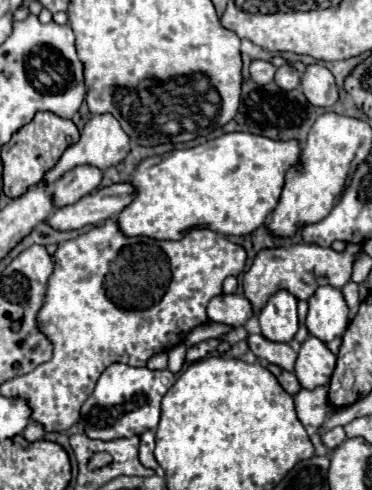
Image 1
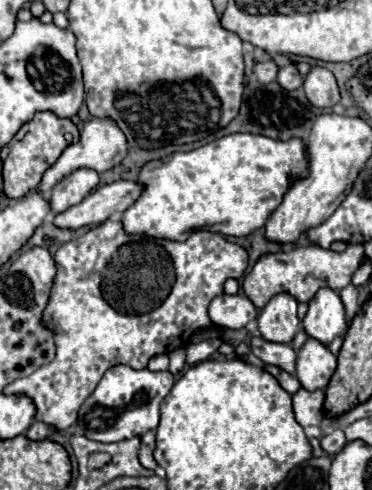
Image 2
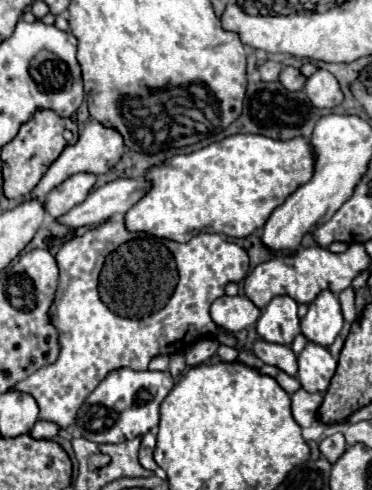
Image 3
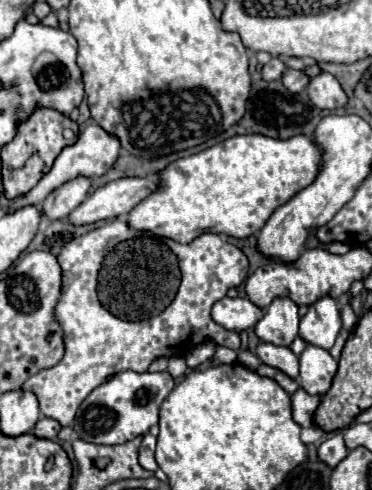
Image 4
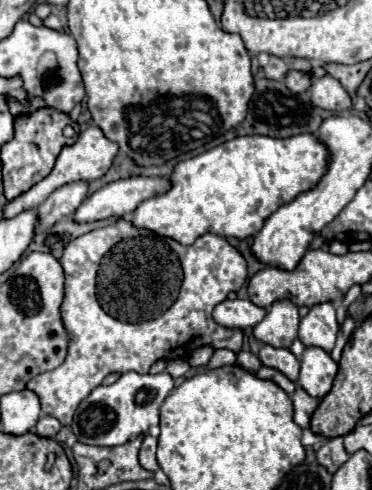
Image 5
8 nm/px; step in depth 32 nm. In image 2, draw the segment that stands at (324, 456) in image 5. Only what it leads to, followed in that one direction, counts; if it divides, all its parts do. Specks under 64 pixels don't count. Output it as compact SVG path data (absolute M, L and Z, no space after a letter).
M334 430L332 434L324 436L324 438L320 440L320 444L322 444L322 450L324 450L330 458L334 458L334 456L344 448L344 444L346 444L344 432L342 432L342 430Z

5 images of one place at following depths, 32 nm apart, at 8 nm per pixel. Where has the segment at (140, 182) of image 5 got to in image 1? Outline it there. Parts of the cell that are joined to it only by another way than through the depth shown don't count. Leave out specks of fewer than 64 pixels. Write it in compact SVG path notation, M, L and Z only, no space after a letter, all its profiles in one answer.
M118 182L106 188L98 188L68 208L54 210L50 224L56 230L78 230L84 226L96 226L108 220L112 214L122 212L136 198L136 188L128 182Z

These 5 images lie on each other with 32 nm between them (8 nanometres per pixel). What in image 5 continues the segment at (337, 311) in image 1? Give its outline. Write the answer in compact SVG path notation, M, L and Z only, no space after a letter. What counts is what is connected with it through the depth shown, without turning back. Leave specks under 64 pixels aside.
M324 302L312 306L308 316L300 320L298 338L306 348L322 348L324 352L332 352L336 344L338 322L336 322L336 308L332 302Z

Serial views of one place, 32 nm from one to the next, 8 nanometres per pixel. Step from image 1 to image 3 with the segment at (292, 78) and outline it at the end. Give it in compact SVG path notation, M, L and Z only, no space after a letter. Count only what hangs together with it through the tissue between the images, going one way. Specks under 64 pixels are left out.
M286 66L286 68L282 70L282 74L280 74L280 82L282 82L282 86L284 86L286 90L290 90L290 92L298 92L298 90L304 88L304 84L306 84L306 76L304 76L300 70Z

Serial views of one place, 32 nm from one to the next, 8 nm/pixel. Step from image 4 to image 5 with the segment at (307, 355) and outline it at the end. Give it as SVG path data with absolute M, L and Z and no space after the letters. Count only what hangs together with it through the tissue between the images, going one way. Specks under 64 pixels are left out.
M306 348L300 364L298 384L316 400L322 400L334 382L338 364L330 358L328 352L320 348Z

